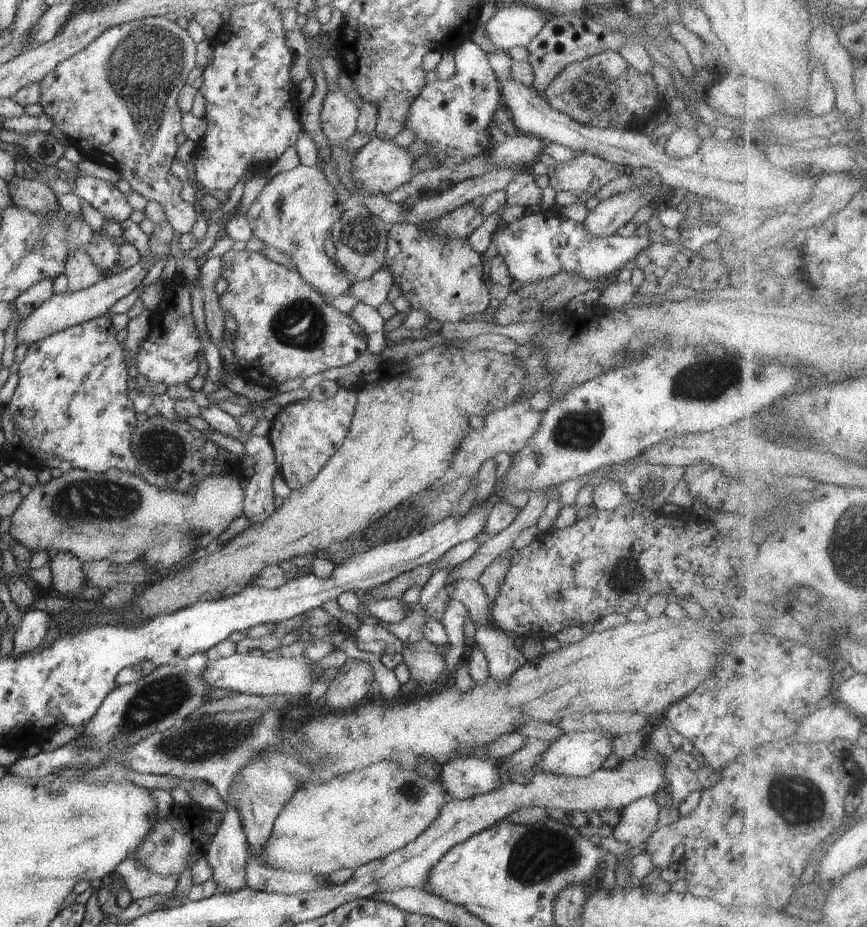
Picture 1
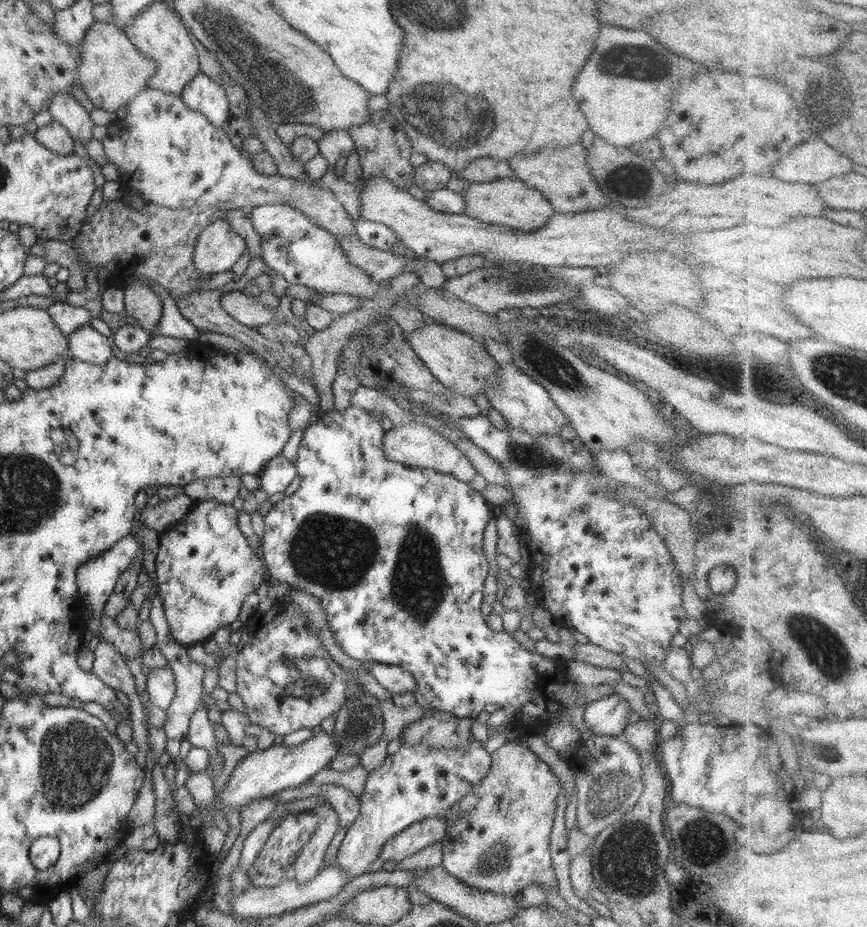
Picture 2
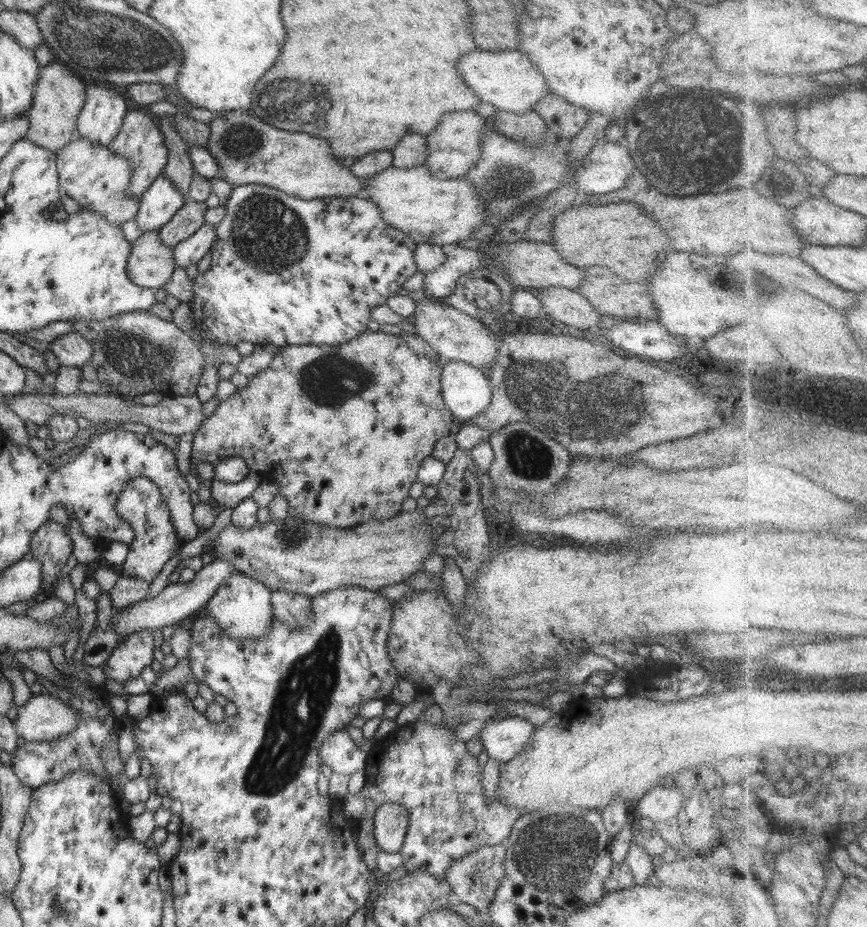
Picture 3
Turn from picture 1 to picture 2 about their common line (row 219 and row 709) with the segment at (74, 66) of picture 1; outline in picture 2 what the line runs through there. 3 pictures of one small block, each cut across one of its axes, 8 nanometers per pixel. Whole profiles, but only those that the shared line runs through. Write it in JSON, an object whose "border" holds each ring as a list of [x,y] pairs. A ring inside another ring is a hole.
{"border":[[[154,596],[154,598],[152,598],[150,612],[148,612],[148,620],[152,622],[157,634],[155,645],[162,651],[162,654],[166,656],[168,660],[168,667],[172,669],[172,673],[174,673],[174,683],[176,683],[174,699],[172,699],[170,707],[166,710],[168,719],[166,719],[166,723],[163,724],[162,728],[166,731],[167,738],[183,740],[189,732],[190,719],[192,718],[194,712],[198,710],[198,706],[200,706],[200,702],[203,702],[202,698],[206,694],[203,686],[206,666],[192,661],[186,652],[187,646],[176,641],[176,639],[172,637],[170,627],[168,627],[169,624],[167,618],[165,617],[163,604],[158,596]]]}

